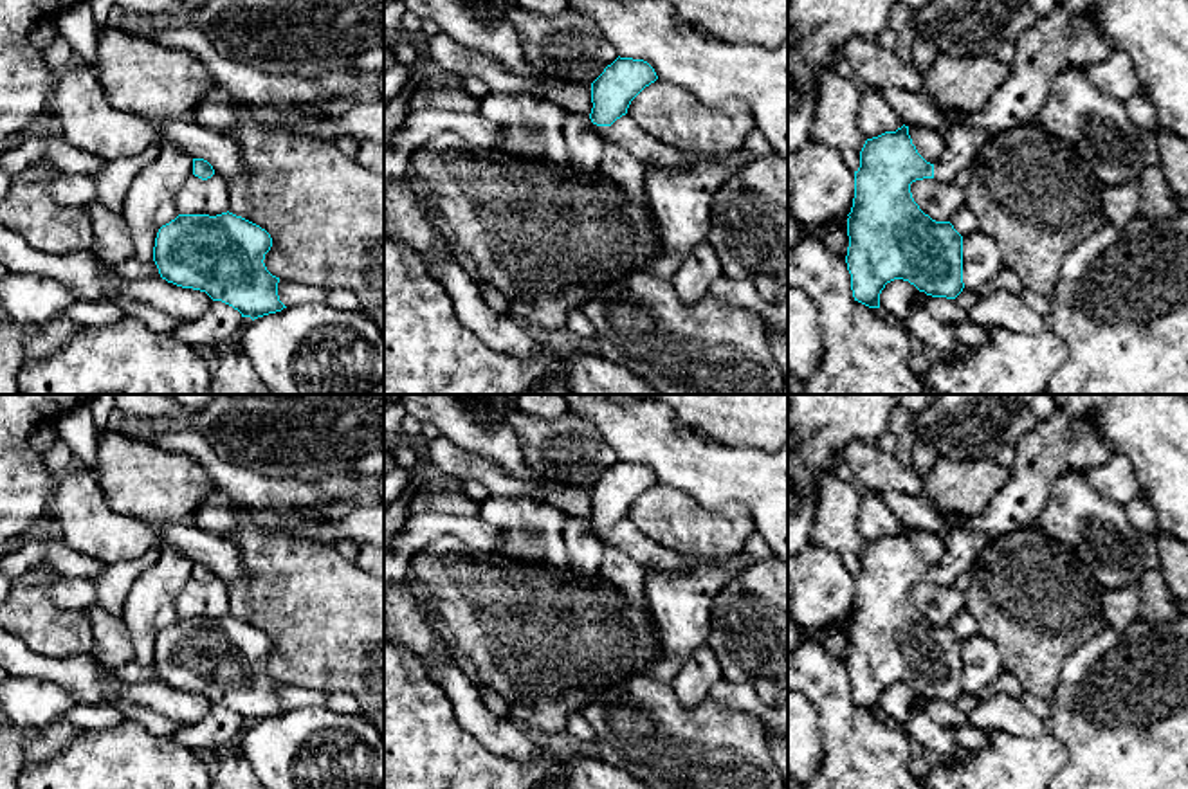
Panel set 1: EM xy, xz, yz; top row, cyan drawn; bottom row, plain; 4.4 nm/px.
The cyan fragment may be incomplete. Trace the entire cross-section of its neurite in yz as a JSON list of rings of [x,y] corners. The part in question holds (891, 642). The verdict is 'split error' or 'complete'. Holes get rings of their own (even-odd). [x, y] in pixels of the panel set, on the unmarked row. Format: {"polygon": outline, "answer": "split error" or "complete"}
{"polygon": [[[952,528],[946,533],[948,551],[941,564],[927,566],[912,548],[909,530],[867,542],[854,575],[854,602],[847,618],[847,674],[854,704],[880,712],[880,697],[887,686],[903,683],[932,701],[955,703],[963,692],[963,639],[950,625],[936,625],[914,605],[910,587],[923,582],[952,585],[970,573],[981,551],[997,537]]], "answer": "split error"}

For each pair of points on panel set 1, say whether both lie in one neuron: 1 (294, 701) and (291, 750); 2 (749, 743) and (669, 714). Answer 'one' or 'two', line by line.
1: two
2: one

